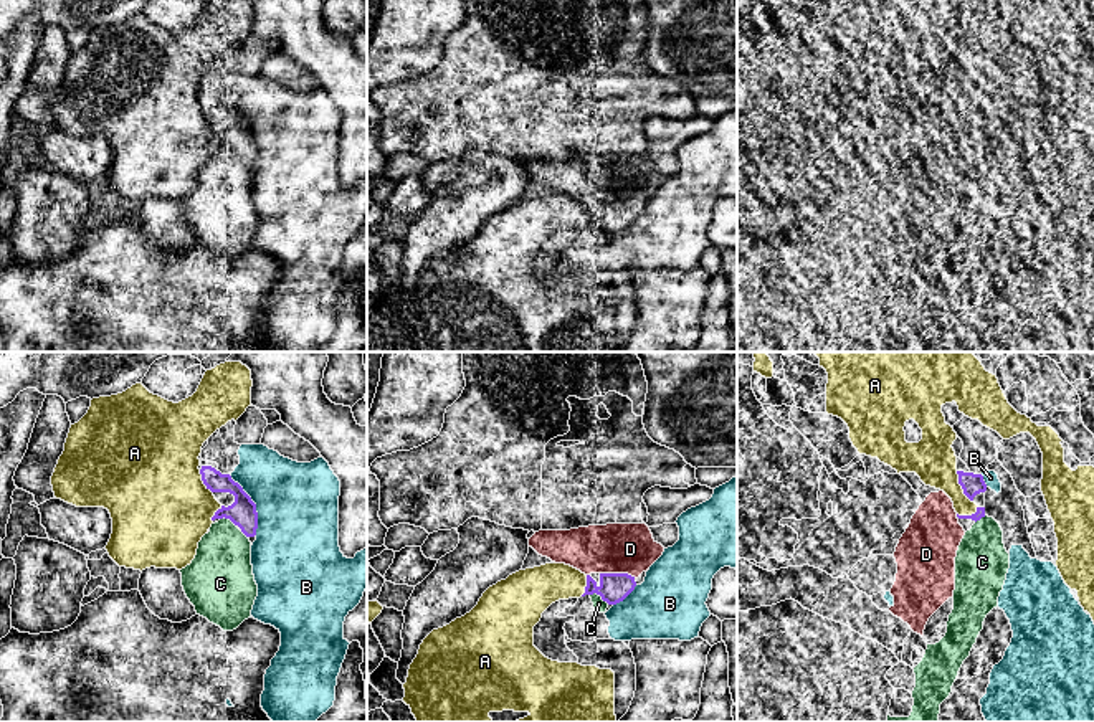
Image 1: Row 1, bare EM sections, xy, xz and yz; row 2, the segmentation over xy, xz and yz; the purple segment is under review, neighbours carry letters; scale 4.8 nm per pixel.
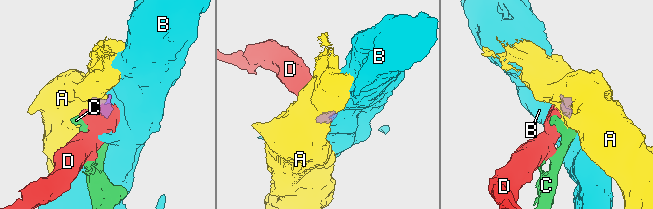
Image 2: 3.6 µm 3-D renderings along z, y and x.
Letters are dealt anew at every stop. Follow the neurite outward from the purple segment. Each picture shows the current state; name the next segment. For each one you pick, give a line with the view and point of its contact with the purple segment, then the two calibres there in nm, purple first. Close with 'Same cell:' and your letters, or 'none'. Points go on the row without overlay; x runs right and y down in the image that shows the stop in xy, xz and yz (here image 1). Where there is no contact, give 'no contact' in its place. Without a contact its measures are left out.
D: contact xz (618, 204); calibres 140 and 240 nm
Same cell: D

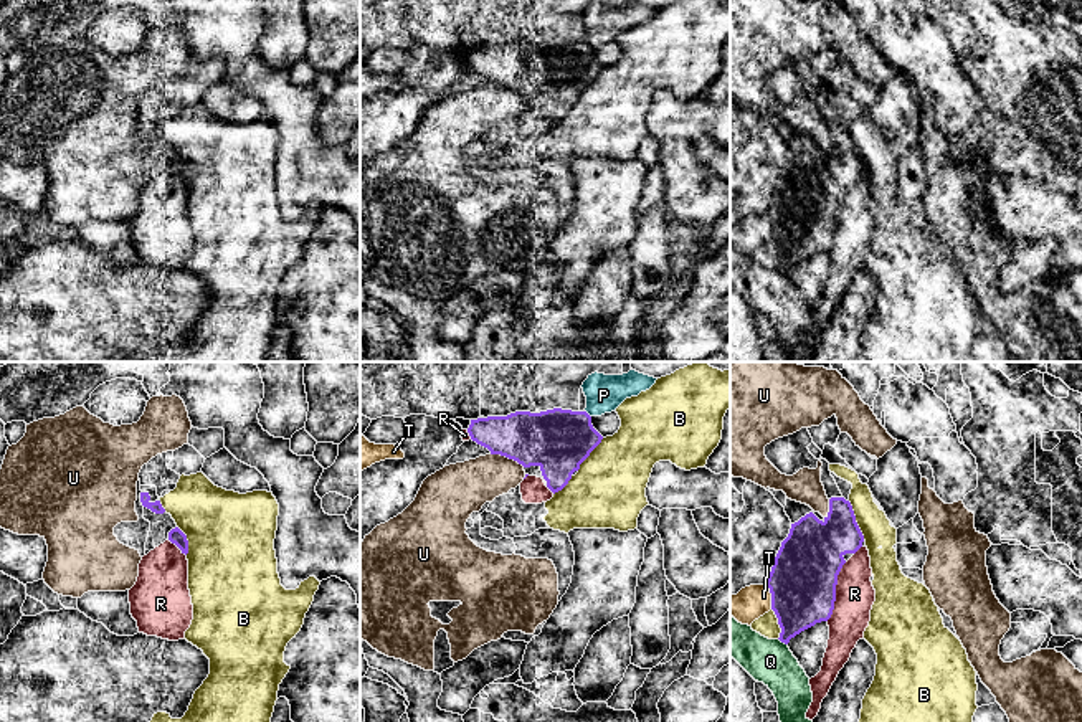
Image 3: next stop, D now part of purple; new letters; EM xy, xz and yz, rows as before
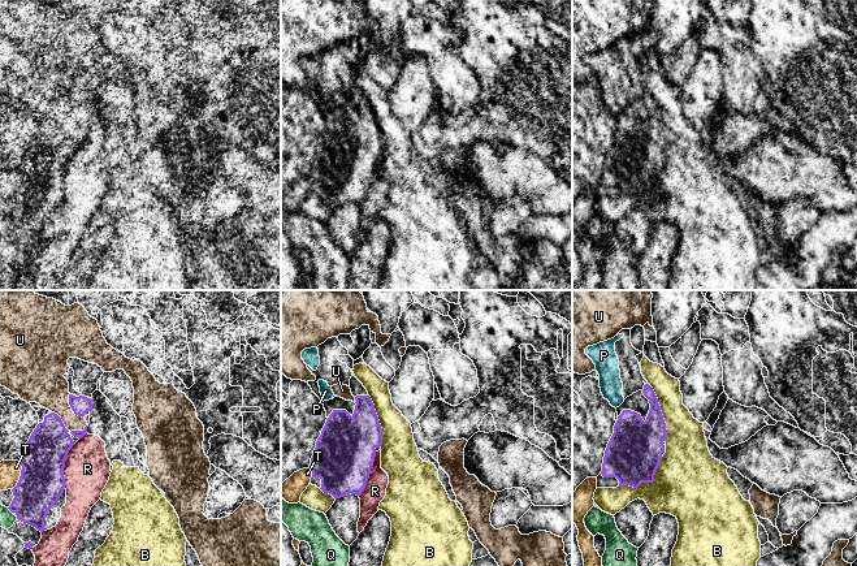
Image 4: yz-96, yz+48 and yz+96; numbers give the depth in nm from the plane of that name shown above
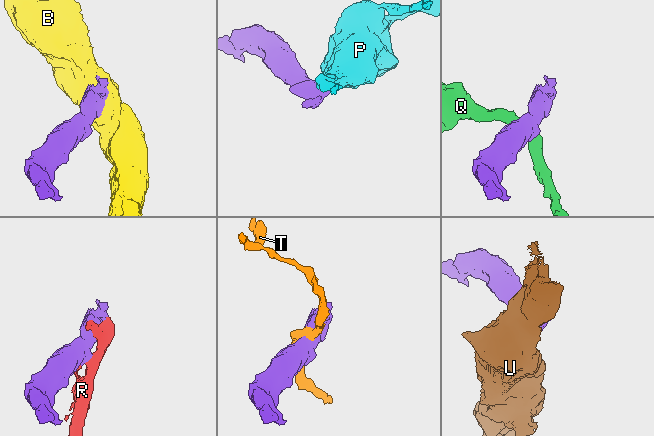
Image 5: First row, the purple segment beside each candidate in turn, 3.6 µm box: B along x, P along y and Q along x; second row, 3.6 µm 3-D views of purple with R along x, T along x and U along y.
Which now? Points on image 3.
Same cell: none

